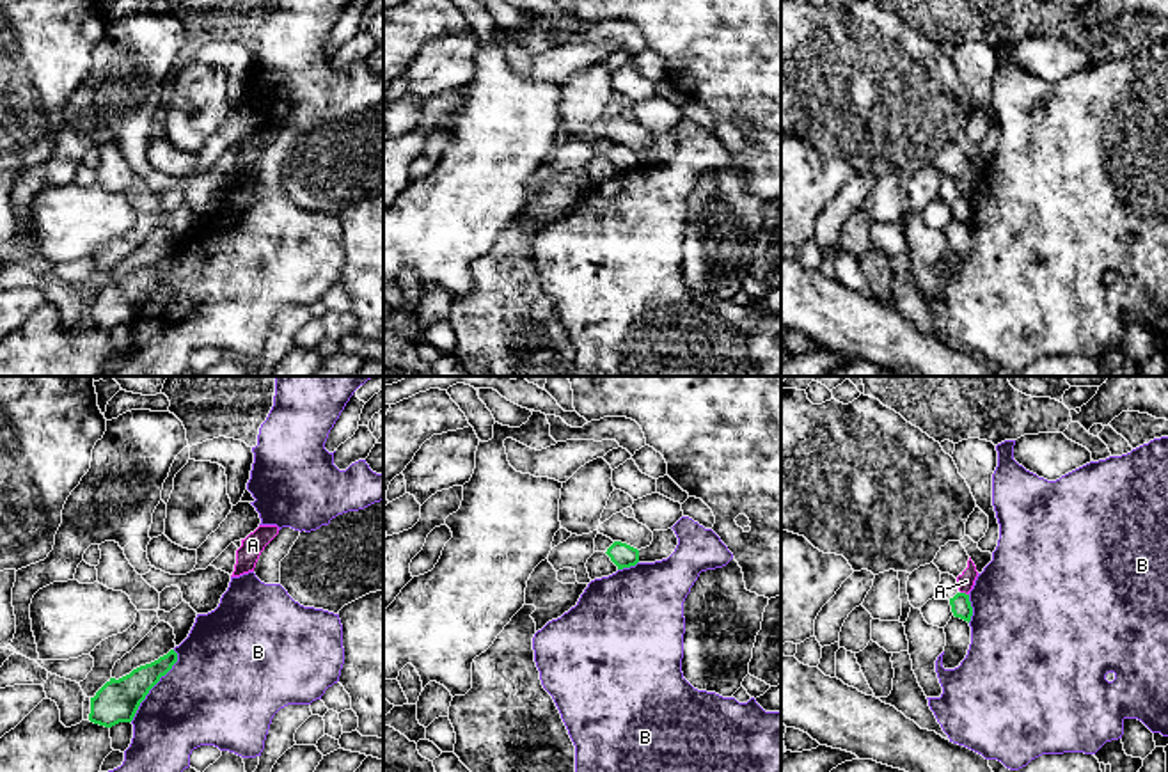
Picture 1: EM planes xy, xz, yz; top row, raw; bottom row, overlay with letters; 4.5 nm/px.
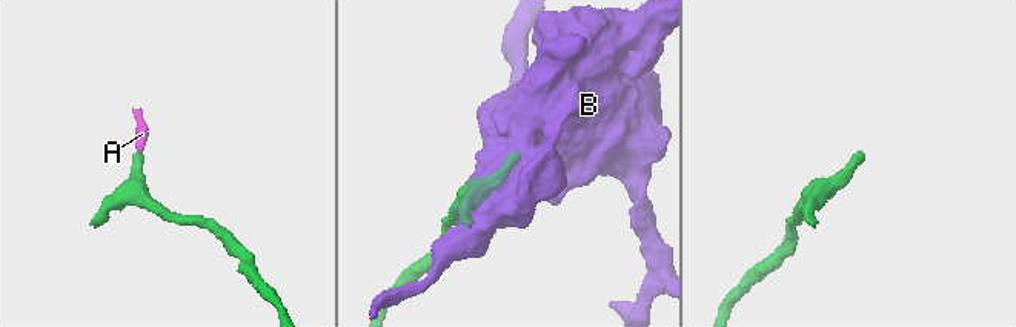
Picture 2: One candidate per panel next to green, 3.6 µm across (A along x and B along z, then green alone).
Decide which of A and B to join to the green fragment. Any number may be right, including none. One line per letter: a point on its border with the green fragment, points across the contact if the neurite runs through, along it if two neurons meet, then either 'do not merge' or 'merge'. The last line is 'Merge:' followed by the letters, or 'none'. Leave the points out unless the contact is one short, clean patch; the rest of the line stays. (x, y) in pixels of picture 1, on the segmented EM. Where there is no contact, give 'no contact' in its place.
A: meets green in yz at (964, 593); border along yz (961, 591), (968, 595); do not merge
B: meets green in xy at (155, 684); do not merge
Merge: none

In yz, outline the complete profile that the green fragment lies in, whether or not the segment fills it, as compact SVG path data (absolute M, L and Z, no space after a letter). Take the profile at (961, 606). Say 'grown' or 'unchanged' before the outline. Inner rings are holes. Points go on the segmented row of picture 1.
unchanged | M957 593L953 598L950 598L951 612L955 618L960 618L964 621L971 621L973 607L969 602L969 595Z

